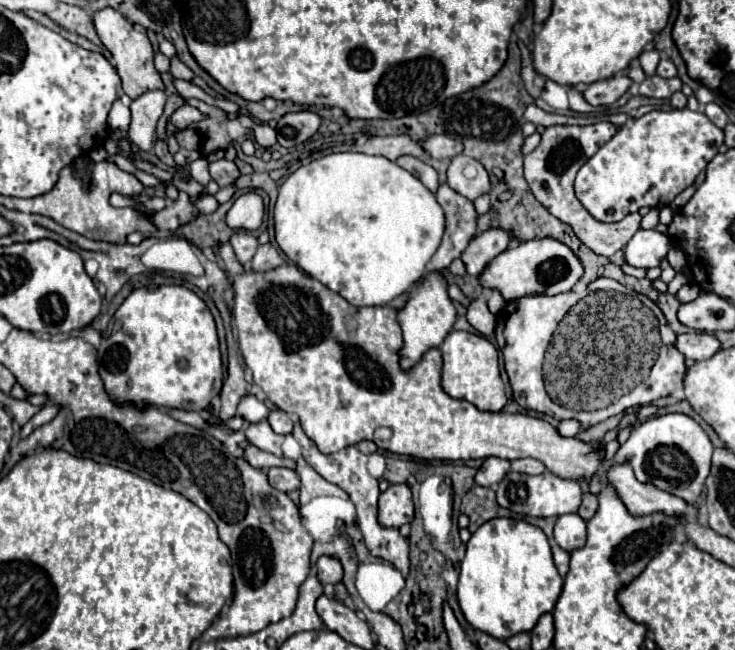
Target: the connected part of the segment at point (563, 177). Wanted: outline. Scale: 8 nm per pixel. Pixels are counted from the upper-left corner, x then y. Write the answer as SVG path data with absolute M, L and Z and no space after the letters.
M598 122L594 126L548 126L542 134L538 148L534 148L528 156L524 156L524 178L532 194L536 196L536 200L544 208L548 208L552 216L572 226L580 242L586 244L598 256L612 256L618 250L622 250L628 244L628 240L636 234L636 230L640 228L640 220L642 220L642 216L636 212L636 214L628 214L624 220L614 222L614 224L600 222L592 218L592 214L580 204L580 200L574 194L576 172L614 134L616 134L616 126L610 122Z

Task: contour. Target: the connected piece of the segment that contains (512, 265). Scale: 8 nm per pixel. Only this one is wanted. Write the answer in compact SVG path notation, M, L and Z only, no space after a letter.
M542 238L542 240L528 240L516 248L508 248L500 252L496 258L488 262L484 272L480 272L478 282L482 288L498 290L506 302L520 300L524 296L556 296L562 292L570 292L572 286L580 280L584 268L576 254L558 240Z

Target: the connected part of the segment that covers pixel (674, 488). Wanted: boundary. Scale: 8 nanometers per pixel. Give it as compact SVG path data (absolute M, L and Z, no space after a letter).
M664 414L642 422L630 438L620 444L612 464L628 462L640 482L652 484L664 492L680 496L686 504L696 504L712 464L712 442L702 426L684 414Z

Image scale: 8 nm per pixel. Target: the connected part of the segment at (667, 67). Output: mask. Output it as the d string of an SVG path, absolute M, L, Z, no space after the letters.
M662 58L662 60L660 60L660 64L658 64L656 74L658 74L658 76L662 76L662 78L674 78L674 76L676 76L676 66L672 64L672 60L670 60L670 58Z

